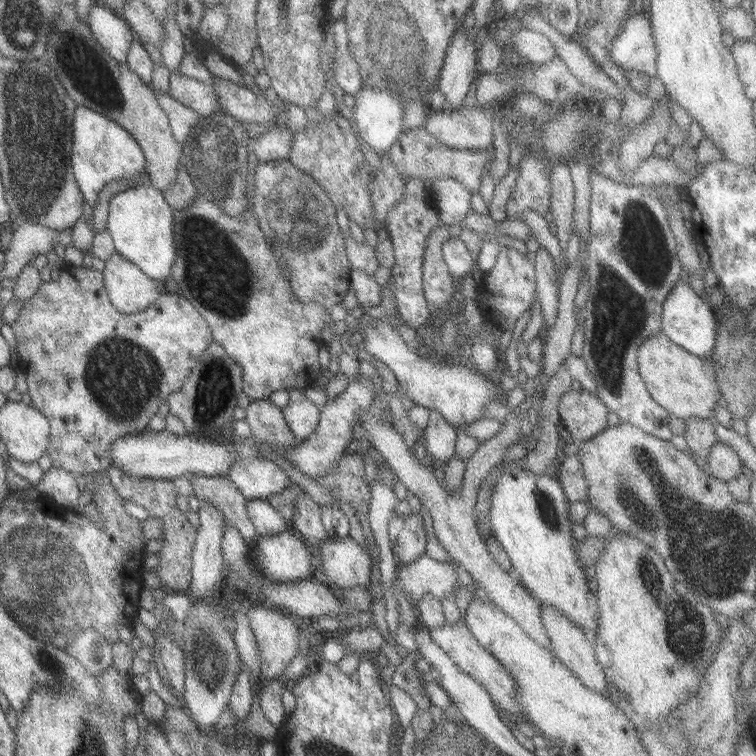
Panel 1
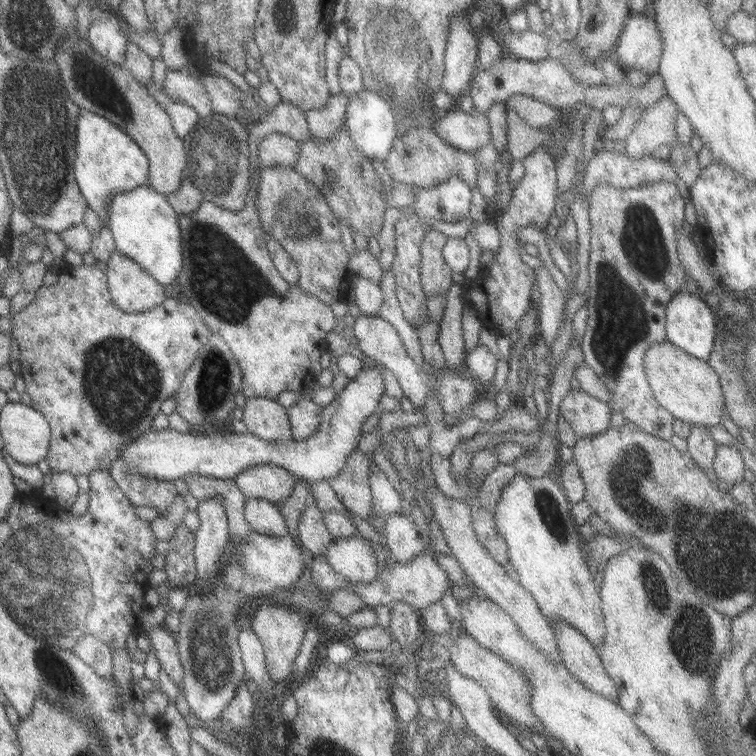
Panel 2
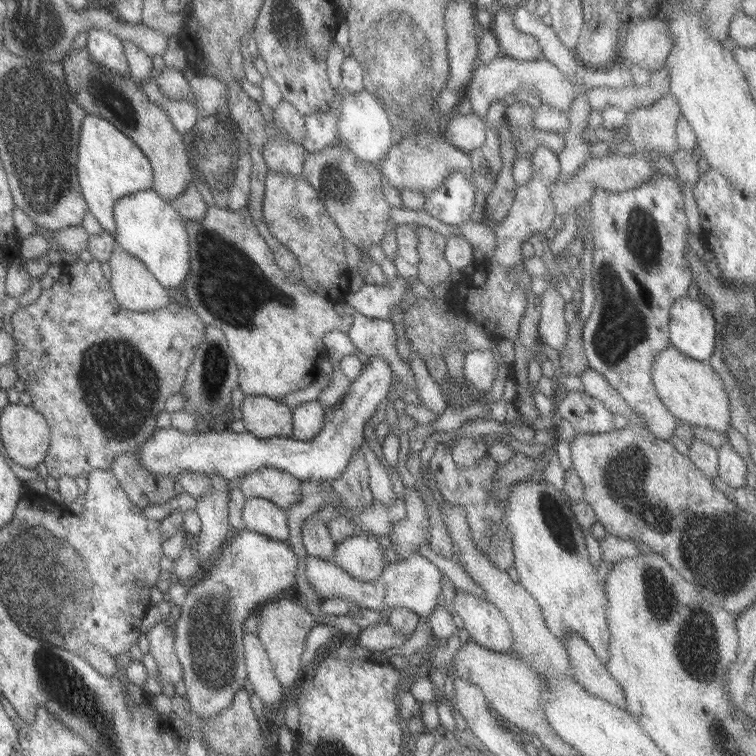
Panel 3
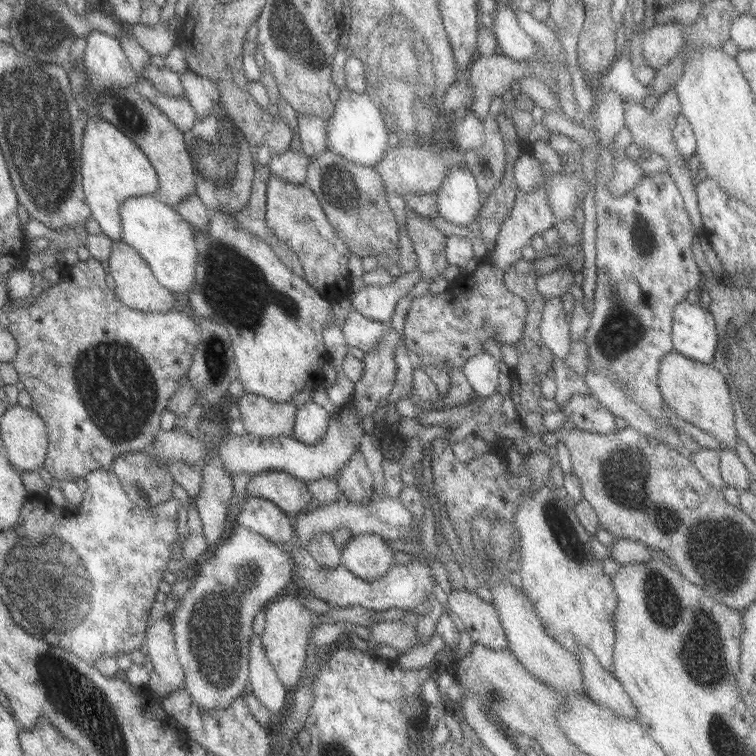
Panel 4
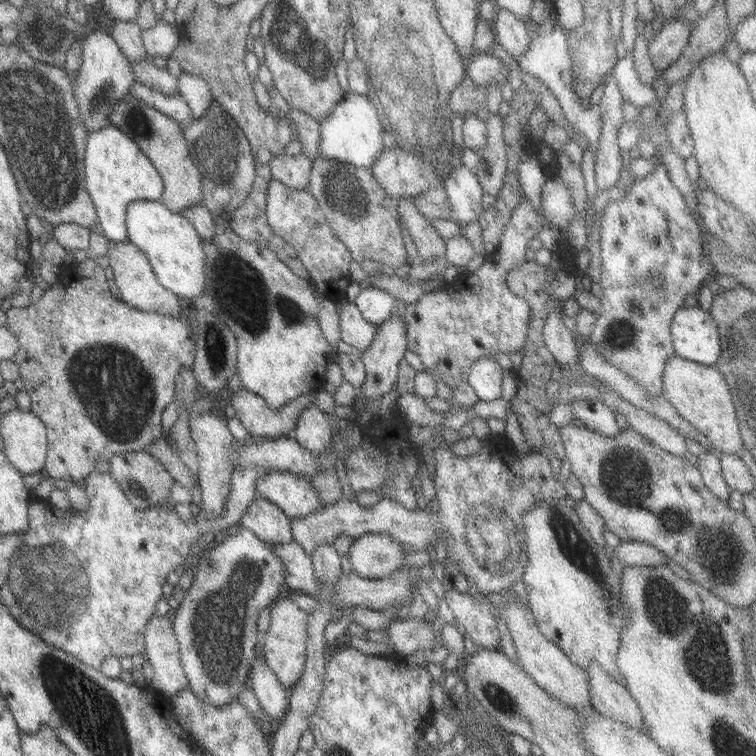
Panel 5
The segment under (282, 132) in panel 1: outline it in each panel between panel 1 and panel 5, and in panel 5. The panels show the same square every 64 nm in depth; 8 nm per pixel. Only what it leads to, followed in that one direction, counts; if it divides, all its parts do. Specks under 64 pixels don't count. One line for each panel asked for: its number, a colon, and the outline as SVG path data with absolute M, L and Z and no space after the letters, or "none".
2: M269 134L257 144L257 152L259 152L259 164L263 168L265 166L287 166L295 170L295 162L299 158L297 156L299 144L289 136Z
3: M273 138L269 144L265 144L261 148L261 156L263 156L263 160L271 172L291 174L291 176L303 180L301 172L303 172L305 152L301 150L301 144Z
4: M289 148L283 154L271 154L271 160L269 160L267 168L269 168L271 176L277 176L285 182L305 184L307 166L309 166L309 158L305 158L301 150L291 152L291 148Z
5: M279 154L271 158L271 180L281 182L287 188L293 190L307 190L309 186L309 172L311 172L311 160L305 156L285 156Z

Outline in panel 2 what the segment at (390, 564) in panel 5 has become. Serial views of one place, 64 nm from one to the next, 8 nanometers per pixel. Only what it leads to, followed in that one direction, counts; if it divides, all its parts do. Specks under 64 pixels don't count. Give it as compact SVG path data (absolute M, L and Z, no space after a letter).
M361 536L333 540L327 546L325 560L345 582L351 584L369 584L377 578L377 560L371 548L371 542Z

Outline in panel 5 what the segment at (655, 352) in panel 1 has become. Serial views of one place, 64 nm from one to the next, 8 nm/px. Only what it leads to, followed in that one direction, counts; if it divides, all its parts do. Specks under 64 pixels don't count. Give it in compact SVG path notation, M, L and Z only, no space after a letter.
M677 356L669 358L661 374L661 396L669 406L673 406L673 410L681 420L689 422L699 434L707 438L711 450L717 450L721 456L723 454L737 456L745 448L741 440L741 430L737 424L737 412L733 408L729 384L715 368L685 362L683 358Z

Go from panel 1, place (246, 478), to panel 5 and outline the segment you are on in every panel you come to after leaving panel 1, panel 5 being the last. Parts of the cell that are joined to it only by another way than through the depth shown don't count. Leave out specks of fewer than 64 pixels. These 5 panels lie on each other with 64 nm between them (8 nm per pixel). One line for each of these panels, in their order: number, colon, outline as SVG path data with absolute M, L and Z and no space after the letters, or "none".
2: M273 464L251 466L243 474L239 474L233 482L247 500L259 498L275 506L287 500L297 484L297 480L291 474L287 474L283 468Z
3: M271 468L257 470L257 472L251 472L251 474L245 474L243 478L239 478L239 492L243 492L245 498L263 498L263 500L273 502L281 510L287 510L289 506L293 506L301 500L299 486L301 484L295 478L291 478L289 474L285 474L281 470L271 470Z
4: M261 472L251 476L245 492L249 492L249 498L265 498L267 502L273 502L287 516L297 516L315 506L305 486L305 482L283 472Z
5: M271 472L269 476L263 476L255 484L255 492L259 500L279 506L289 520L311 516L325 506L321 504L319 494L311 488L311 478L287 472Z

